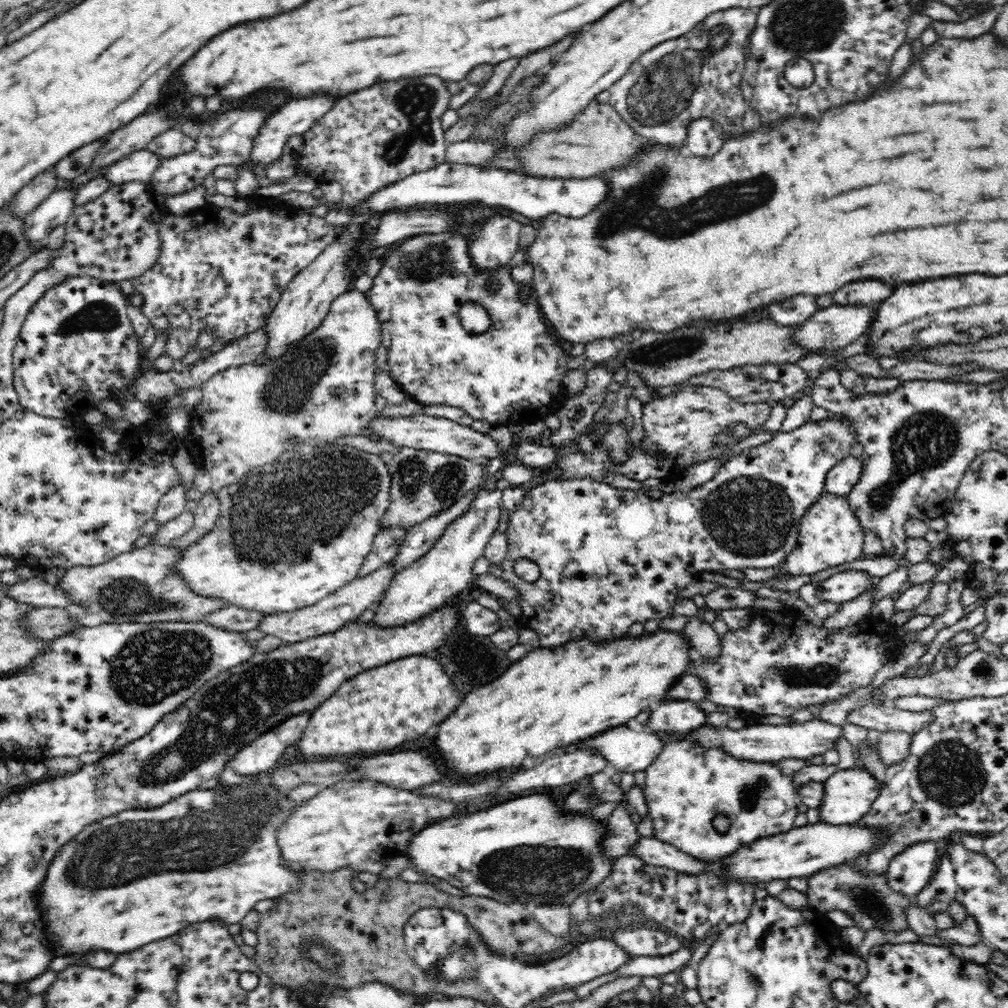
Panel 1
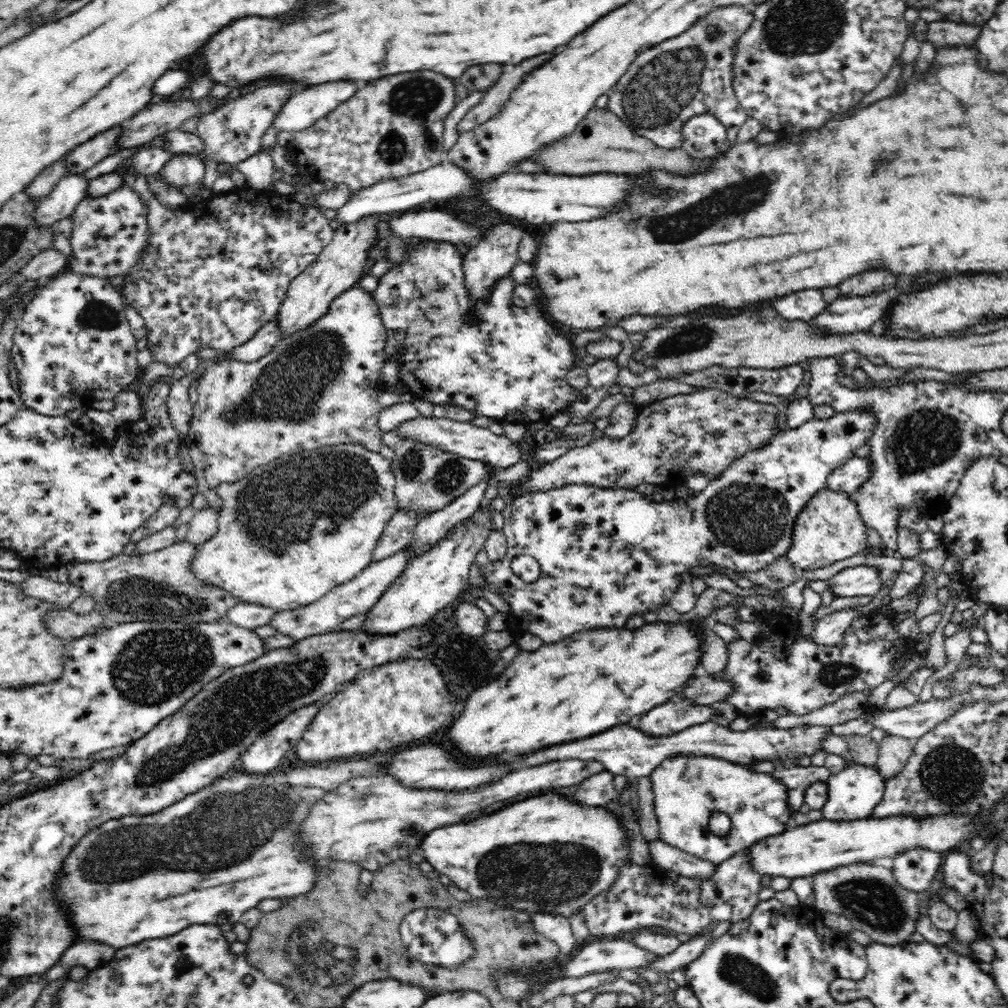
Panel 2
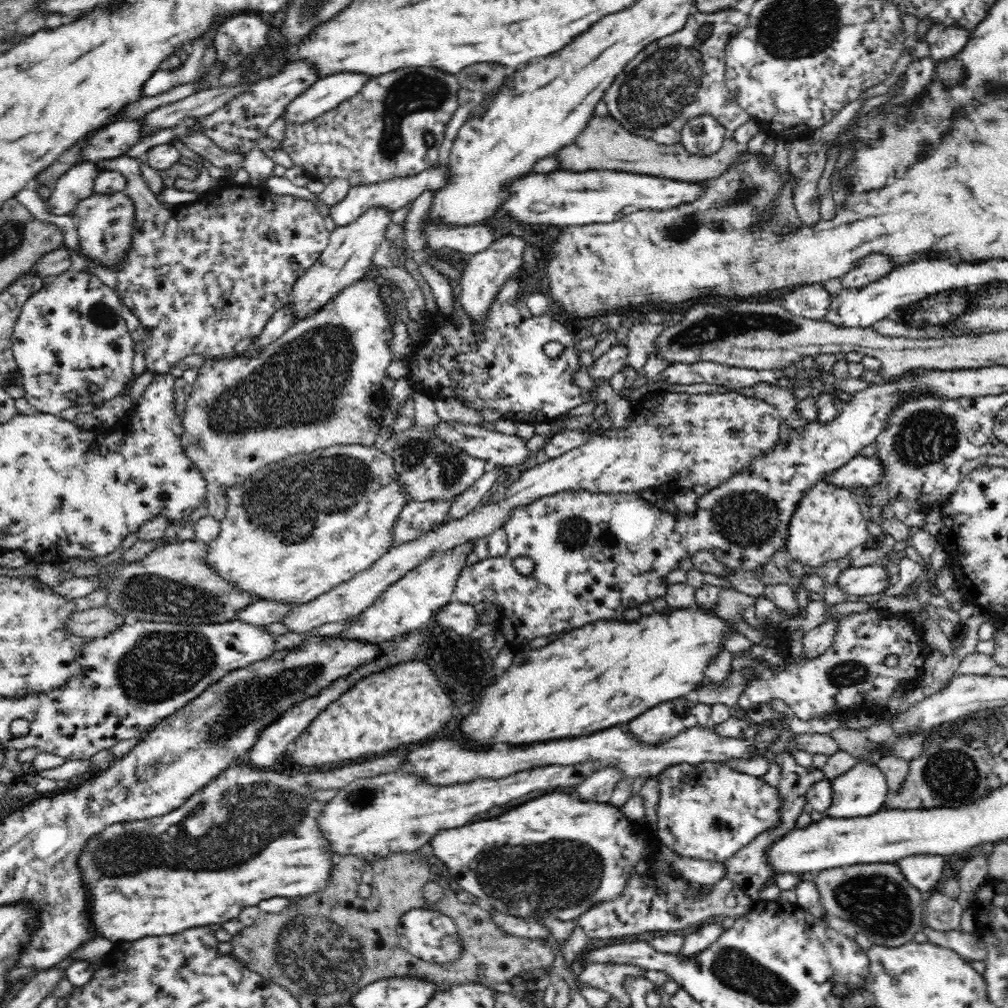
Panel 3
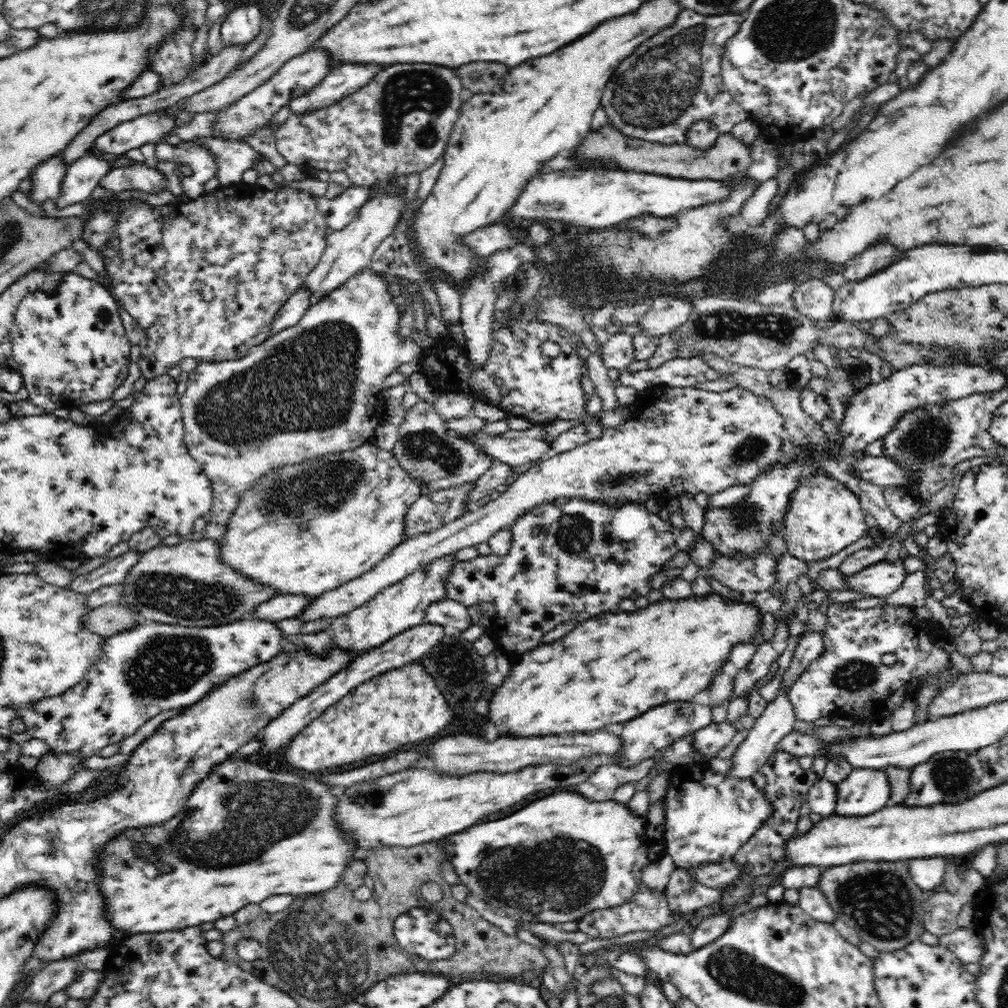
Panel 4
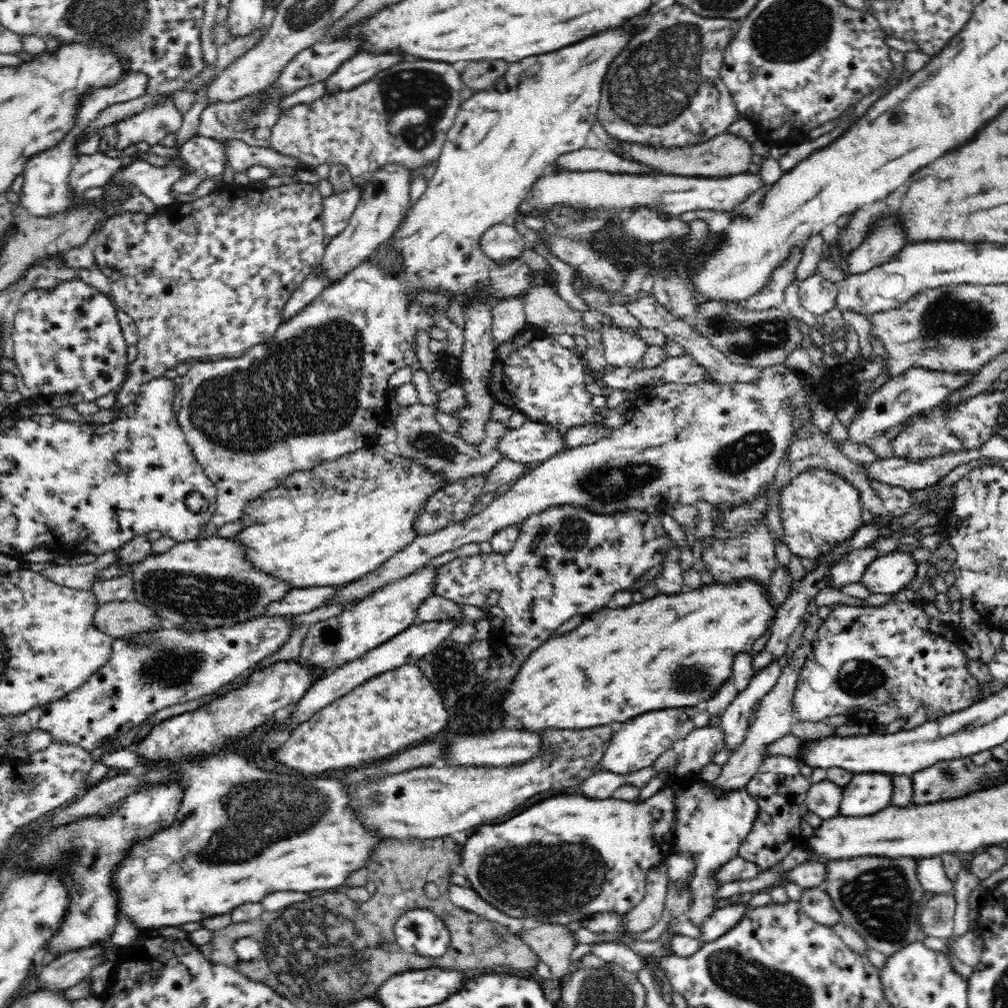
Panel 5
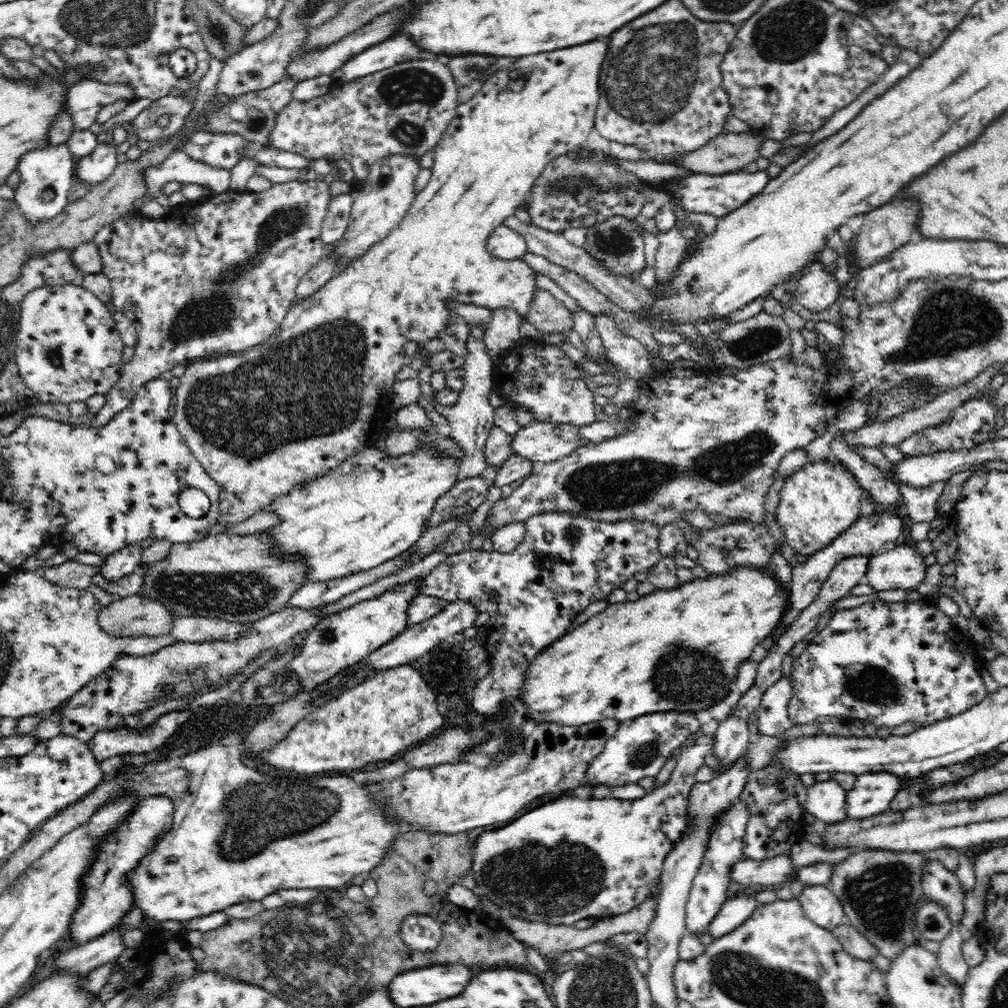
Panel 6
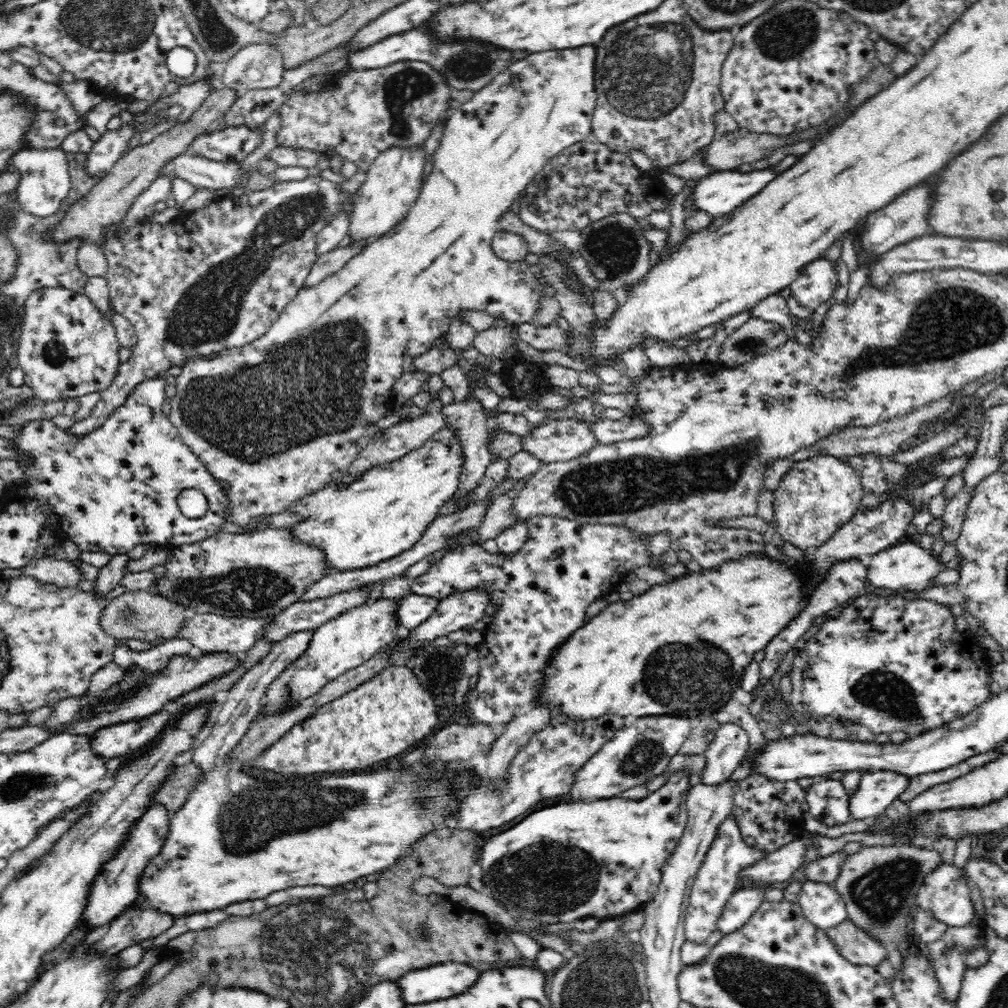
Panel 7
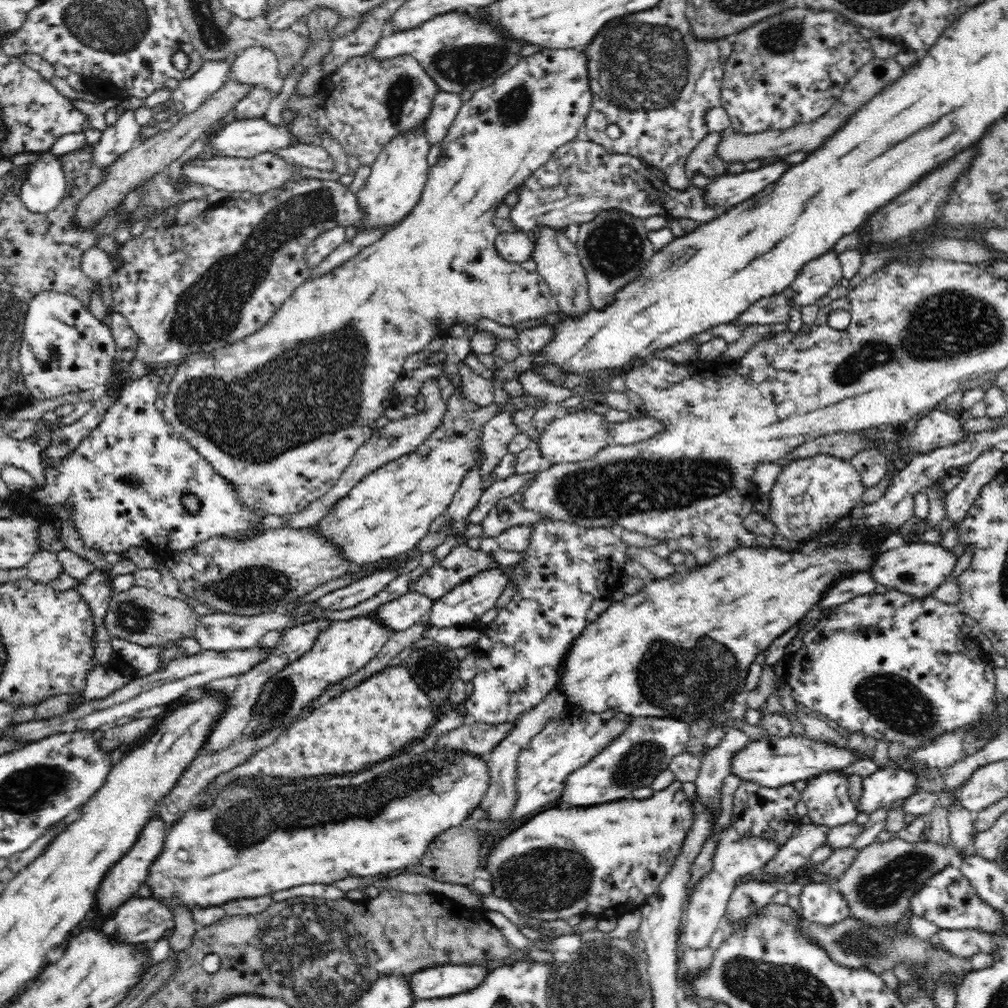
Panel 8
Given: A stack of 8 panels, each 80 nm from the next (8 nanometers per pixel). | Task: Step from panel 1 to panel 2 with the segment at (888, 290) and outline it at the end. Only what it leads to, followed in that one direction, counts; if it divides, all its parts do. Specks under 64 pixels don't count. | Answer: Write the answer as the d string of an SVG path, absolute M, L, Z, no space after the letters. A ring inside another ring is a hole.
M884 268L864 270L860 274L848 276L838 284L839 296L864 296L868 292L884 290L896 282L897 274Z

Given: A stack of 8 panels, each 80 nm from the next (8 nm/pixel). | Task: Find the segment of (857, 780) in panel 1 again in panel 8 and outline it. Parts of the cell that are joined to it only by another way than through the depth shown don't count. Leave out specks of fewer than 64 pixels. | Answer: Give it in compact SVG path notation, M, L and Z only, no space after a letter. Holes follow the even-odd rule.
M900 766L885 767L863 779L862 796L857 805L859 812L874 812L876 808L884 808L897 800L906 800L909 796L920 792L917 786L916 775L902 770Z

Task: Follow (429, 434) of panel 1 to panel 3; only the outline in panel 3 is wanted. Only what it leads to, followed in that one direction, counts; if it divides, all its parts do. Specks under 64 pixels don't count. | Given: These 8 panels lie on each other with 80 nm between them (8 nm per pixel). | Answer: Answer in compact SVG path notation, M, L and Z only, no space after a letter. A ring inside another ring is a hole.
M440 421L435 426L435 433L440 439L448 442L450 447L462 449L466 455L486 460L488 466L498 466L498 468L521 466L534 456L527 446L527 441L522 436L518 436L516 432L503 433L486 430L483 427L478 427L477 424Z

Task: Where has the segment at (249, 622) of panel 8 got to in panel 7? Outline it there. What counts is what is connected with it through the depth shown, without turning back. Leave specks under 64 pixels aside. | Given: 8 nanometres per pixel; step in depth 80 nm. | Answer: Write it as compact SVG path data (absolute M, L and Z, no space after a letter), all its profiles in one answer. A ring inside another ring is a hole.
M192 613L179 632L179 638L187 638L197 652L231 652L240 655L248 652L256 641L265 634L265 628L275 619L273 616L260 618L220 616L219 614Z

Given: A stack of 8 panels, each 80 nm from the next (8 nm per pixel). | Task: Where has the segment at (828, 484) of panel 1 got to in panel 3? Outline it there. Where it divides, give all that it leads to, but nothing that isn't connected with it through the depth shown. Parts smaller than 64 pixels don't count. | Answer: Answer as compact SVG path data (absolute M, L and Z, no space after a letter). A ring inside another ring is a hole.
M856 456L845 466L838 468L827 476L830 483L838 487L868 487L880 484L886 478L886 469L878 457Z

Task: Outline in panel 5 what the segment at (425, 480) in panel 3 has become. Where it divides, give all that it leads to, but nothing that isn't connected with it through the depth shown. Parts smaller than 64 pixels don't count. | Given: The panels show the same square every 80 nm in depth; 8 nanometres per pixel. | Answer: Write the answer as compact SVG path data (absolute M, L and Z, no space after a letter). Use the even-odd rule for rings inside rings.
M420 401L406 407L399 407L398 416L393 422L397 430L396 445L406 459L418 460L426 465L432 473L438 473L451 484L470 476L489 473L496 464L500 464L504 455L498 451L498 444L507 431L502 423L491 420L487 424L487 436L480 446L473 446L461 440L454 433L444 431L436 421L435 414L438 410L422 404Z

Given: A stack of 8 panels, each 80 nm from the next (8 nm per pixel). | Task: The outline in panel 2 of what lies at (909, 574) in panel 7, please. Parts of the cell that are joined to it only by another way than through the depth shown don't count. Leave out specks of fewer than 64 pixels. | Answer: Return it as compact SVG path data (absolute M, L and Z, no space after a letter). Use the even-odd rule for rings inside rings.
M874 566L845 568L830 580L834 596L874 596L884 583L884 572Z

